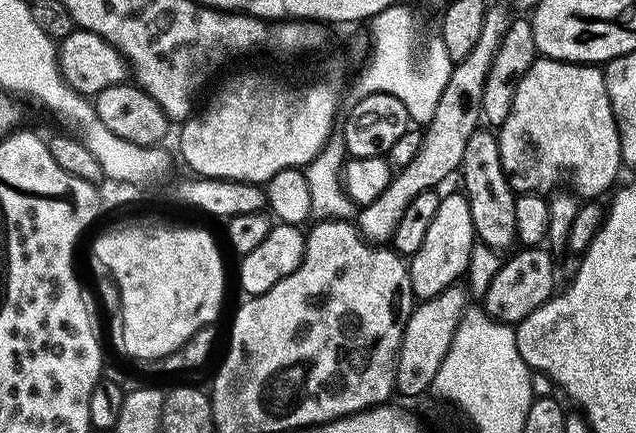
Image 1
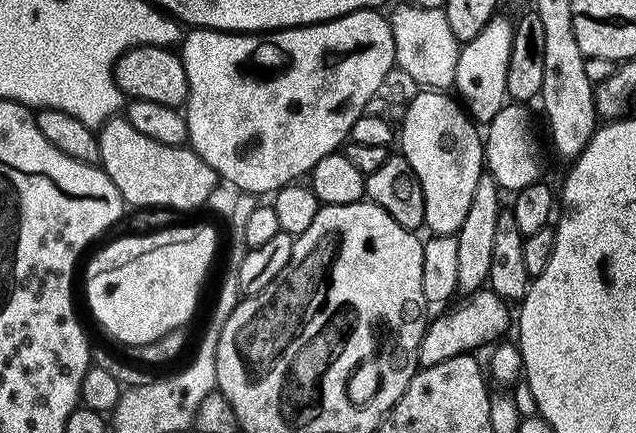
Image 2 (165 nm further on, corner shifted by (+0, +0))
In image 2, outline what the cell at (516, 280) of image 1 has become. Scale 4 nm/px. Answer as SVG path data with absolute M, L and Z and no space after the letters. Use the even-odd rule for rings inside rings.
M488 286L471 293L457 308L449 307L436 321L429 323L424 329L424 337L420 343L420 368L429 368L438 362L446 362L446 358L467 356L475 353L475 348L487 349L501 339L500 336L514 324L514 312L509 301L504 300Z

